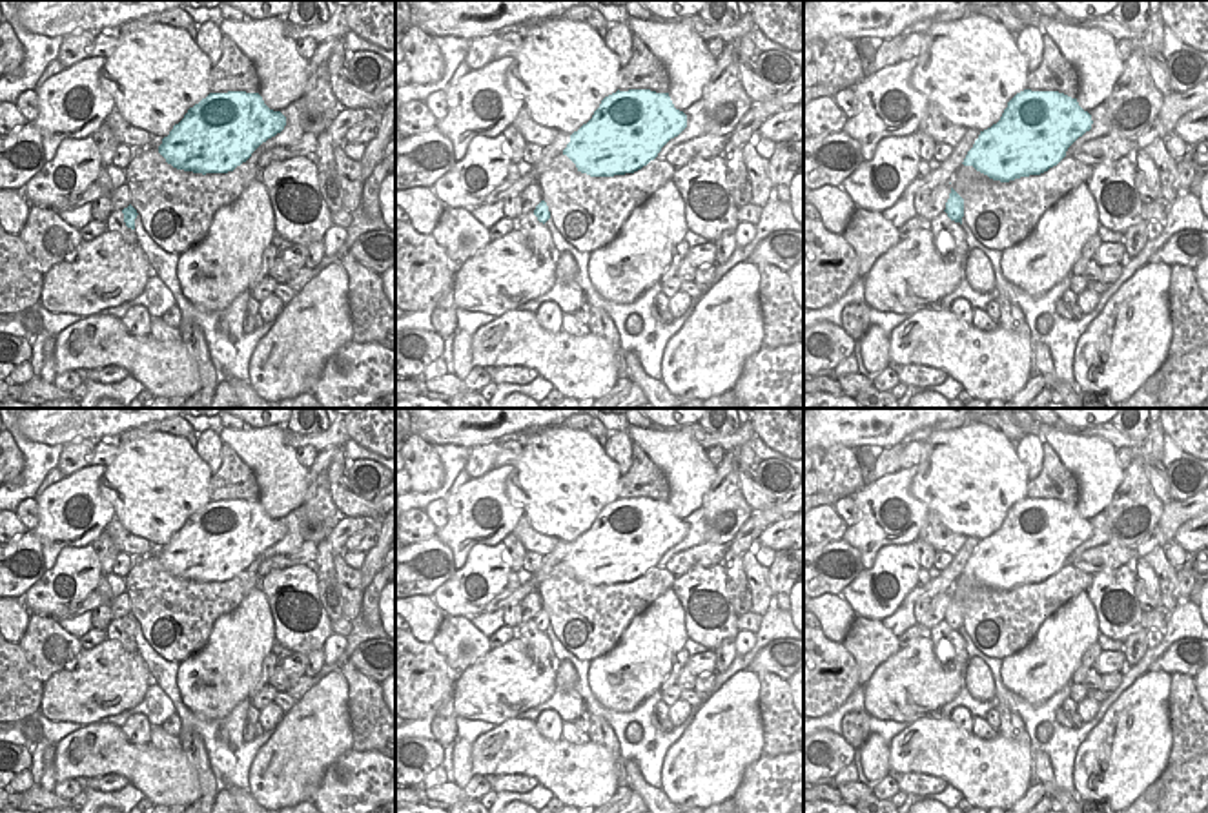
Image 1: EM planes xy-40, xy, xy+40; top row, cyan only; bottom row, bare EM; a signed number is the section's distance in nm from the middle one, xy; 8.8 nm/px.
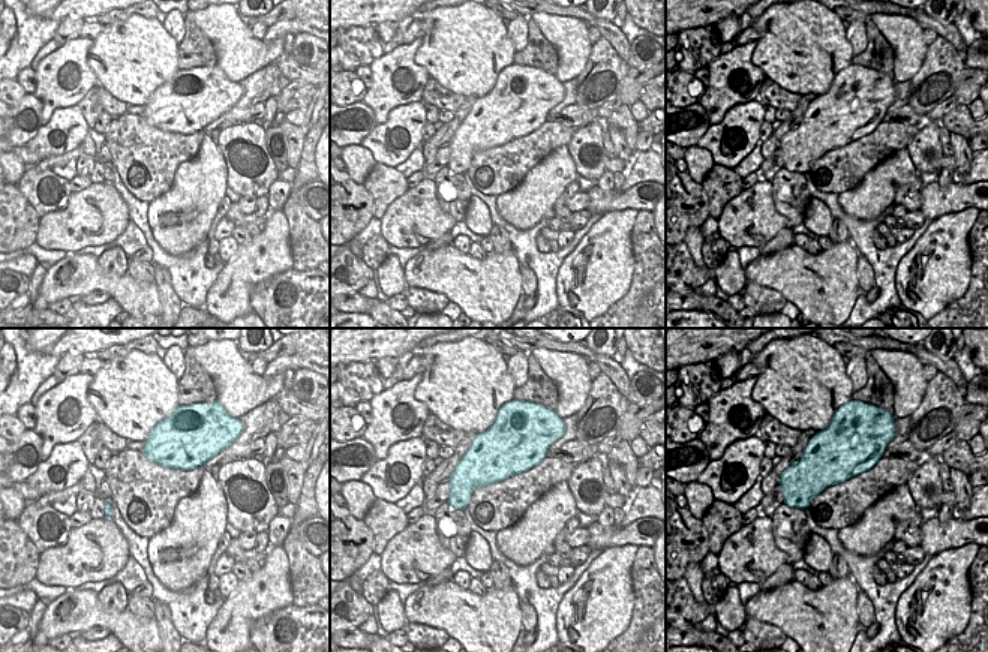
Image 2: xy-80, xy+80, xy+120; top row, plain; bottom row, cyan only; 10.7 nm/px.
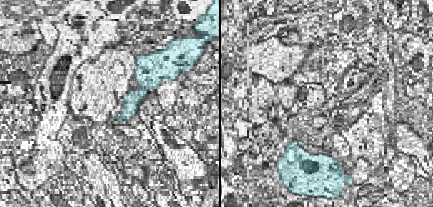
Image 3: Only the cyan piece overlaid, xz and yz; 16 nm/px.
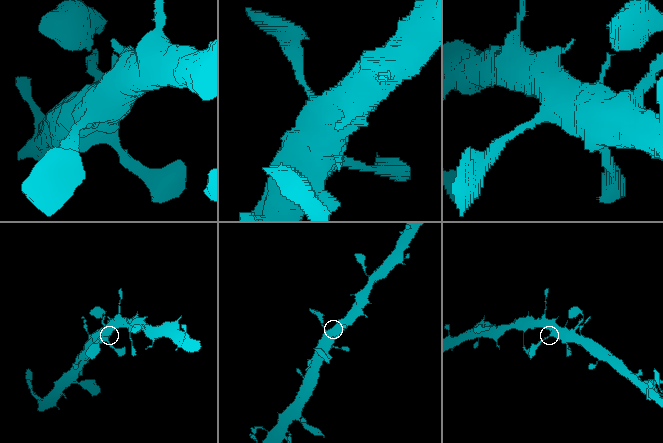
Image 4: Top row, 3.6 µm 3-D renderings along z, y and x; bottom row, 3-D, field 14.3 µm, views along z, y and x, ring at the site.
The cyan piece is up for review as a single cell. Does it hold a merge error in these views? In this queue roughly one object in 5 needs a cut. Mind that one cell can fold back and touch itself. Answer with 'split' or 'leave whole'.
leave whole

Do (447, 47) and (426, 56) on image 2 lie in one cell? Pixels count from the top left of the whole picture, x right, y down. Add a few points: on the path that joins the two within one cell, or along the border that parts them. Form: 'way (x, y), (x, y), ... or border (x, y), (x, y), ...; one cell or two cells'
way (443, 51), (438, 56), (431, 56); one cell

